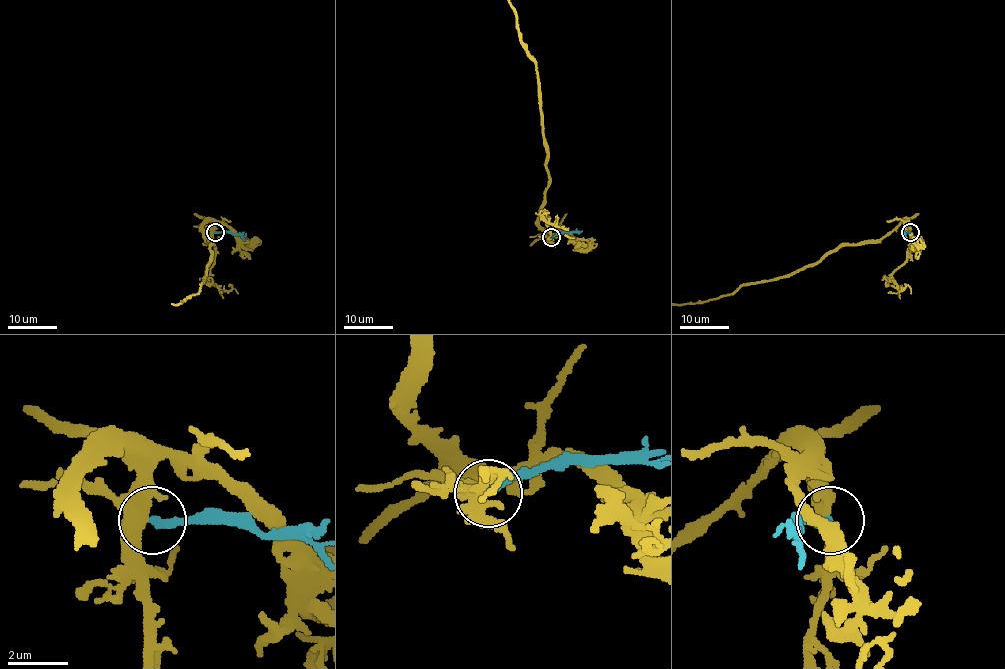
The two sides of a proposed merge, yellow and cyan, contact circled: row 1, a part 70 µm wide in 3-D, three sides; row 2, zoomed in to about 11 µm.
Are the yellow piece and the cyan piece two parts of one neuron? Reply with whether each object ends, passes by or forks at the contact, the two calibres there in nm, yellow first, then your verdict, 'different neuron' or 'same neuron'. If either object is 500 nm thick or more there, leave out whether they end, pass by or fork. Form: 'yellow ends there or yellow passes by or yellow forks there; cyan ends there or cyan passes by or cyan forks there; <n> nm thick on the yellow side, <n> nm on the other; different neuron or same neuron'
yellow forks there; cyan ends there; 360 nm thick on the yellow side, 260 nm on the other; different neuron

